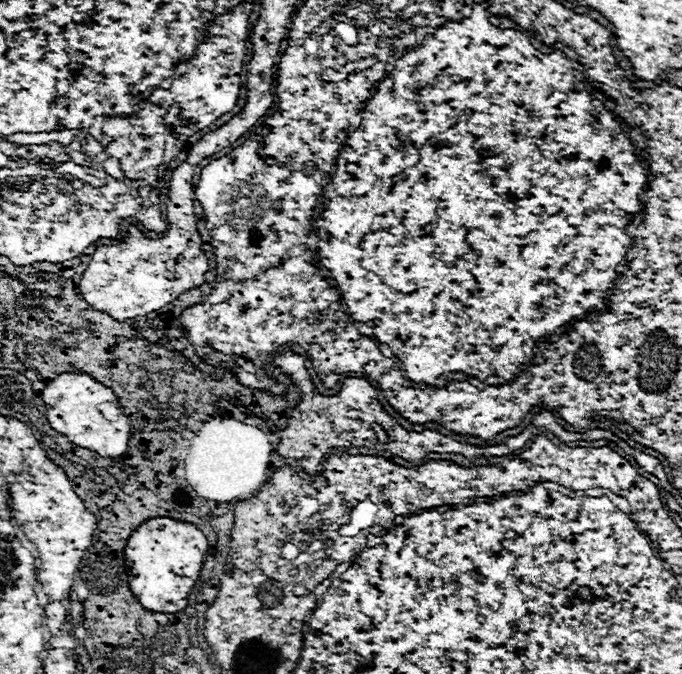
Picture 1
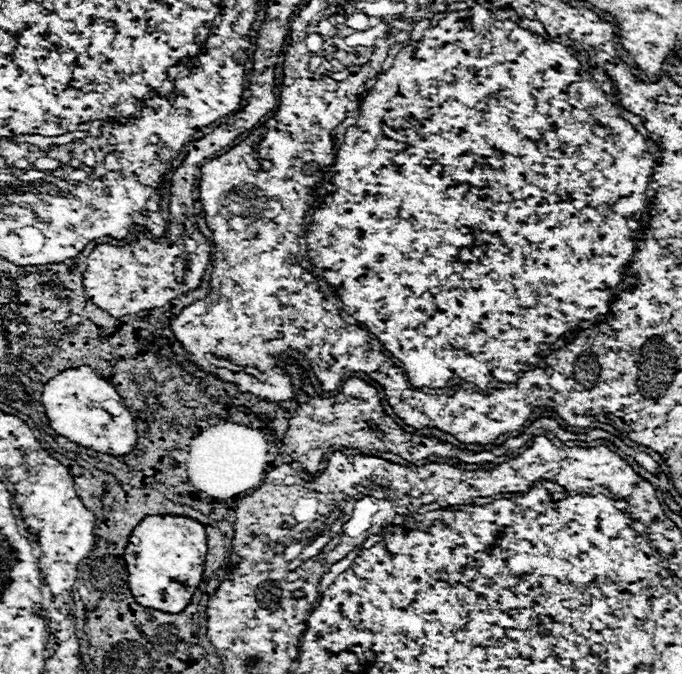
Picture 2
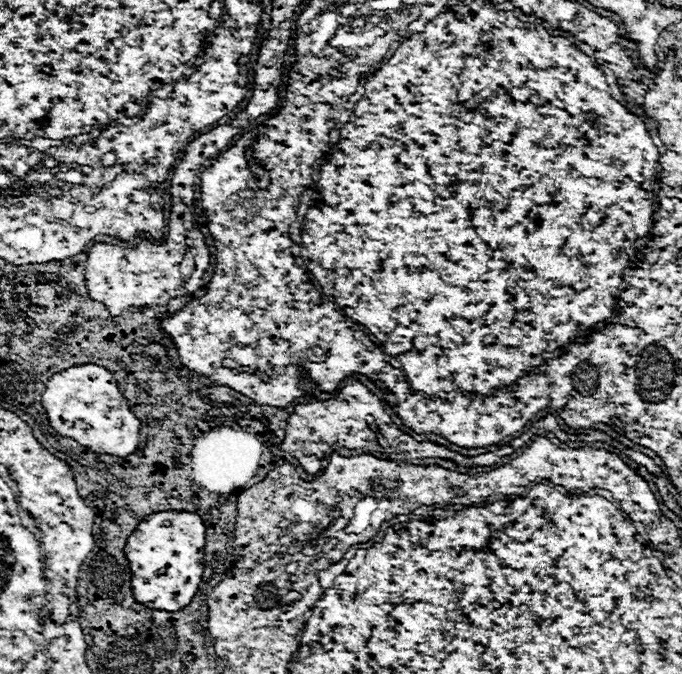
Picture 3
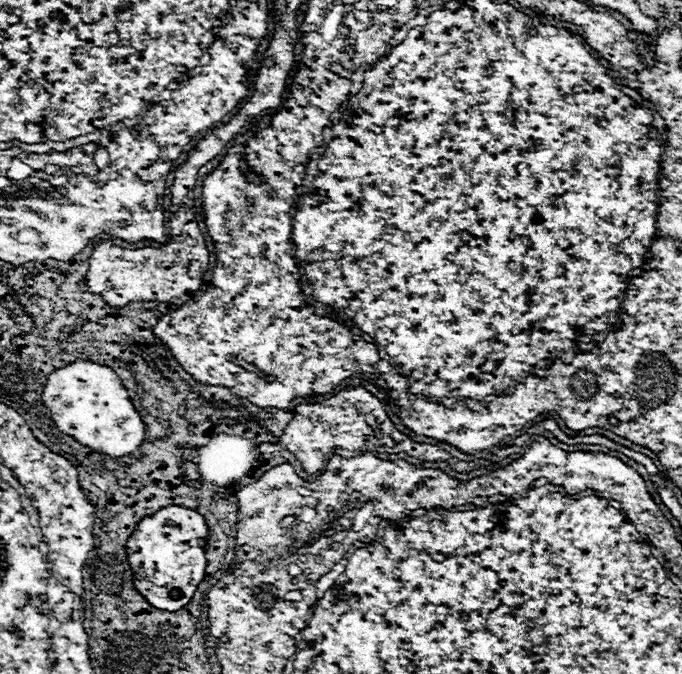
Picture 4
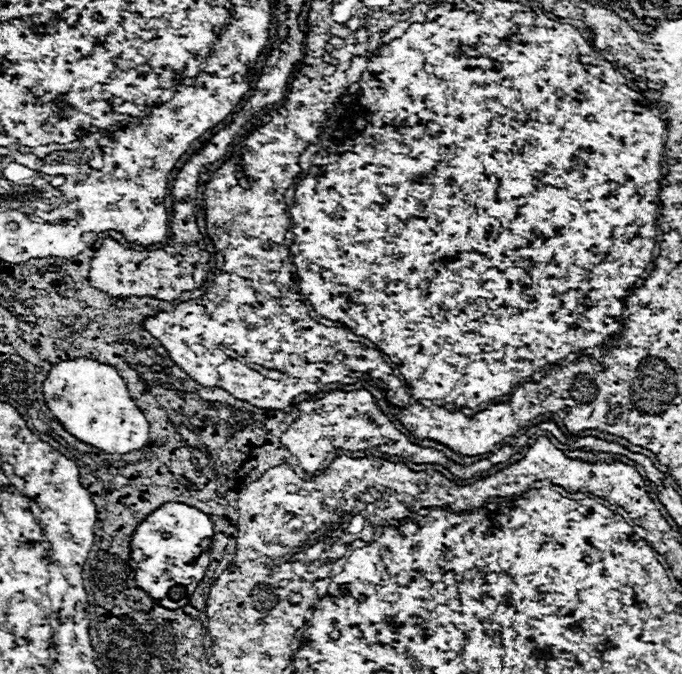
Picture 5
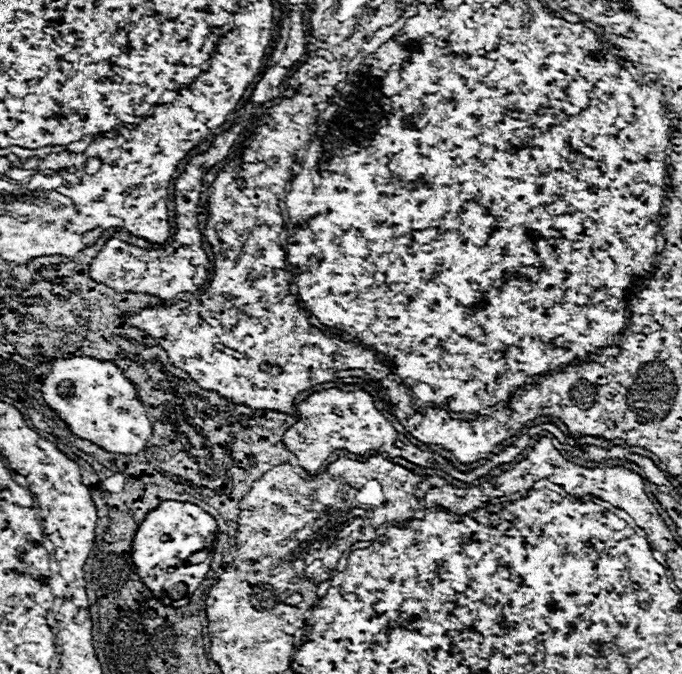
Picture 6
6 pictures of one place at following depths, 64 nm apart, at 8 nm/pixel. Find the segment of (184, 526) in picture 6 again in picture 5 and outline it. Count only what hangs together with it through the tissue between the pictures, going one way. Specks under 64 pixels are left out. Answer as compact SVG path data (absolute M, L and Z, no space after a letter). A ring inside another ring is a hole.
M182 502L162 504L162 508L148 514L132 534L130 566L136 572L138 586L142 590L146 590L164 608L176 610L176 608L186 606L190 598L182 598L178 602L170 600L168 590L176 584L182 584L186 588L186 596L190 596L196 590L196 586L202 582L202 578L208 570L208 564L210 564L208 556L200 554L200 544L204 538L208 538L212 534L214 534L212 520L198 508L192 508ZM194 556L198 556L198 562L188 564L190 558L194 558Z

